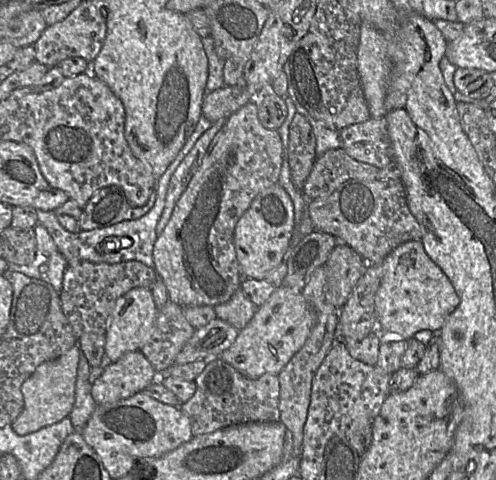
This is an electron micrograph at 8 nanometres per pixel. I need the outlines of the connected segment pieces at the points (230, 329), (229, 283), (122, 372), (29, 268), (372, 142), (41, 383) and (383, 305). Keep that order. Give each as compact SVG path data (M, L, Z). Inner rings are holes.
M218 318L211 320L195 330L177 355L174 364L179 365L218 357L232 345L238 334L239 330L231 324Z
M251 101L230 115L214 136L187 188L176 202L164 230L153 247L154 269L165 284L169 300L185 306L216 306L228 301L241 287L243 274L236 257L234 229L252 201L265 189L278 183L282 165L282 144L277 130L262 126L257 101Z
M141 350L130 351L123 354L118 360L110 362L91 386L91 395L99 405L113 403L129 398L145 390L151 383L158 379L159 373L154 369Z
M38 223L34 227L37 252L35 260L29 265L9 264L9 271L24 274L30 278L42 280L50 284L58 293L62 289L63 276L68 262L61 254L47 229ZM47 265L48 270L41 273L39 267Z
M384 117L350 125L339 134L342 149L356 161L382 169L394 160Z
M76 344L59 358L39 365L22 384L24 407L20 415L11 423L11 428L15 433L20 436L27 435L69 416L75 402L79 359L80 349Z
M410 240L392 250L382 262L382 278L375 296L380 334L408 340L421 330L438 334L460 298L448 277L427 255L421 240Z

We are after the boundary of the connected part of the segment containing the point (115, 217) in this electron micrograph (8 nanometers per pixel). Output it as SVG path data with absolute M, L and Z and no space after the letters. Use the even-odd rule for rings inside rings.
M117 185L97 190L80 216L80 229L87 231L119 223L124 220L135 220L145 215L156 200L156 185L152 189L148 201L139 207L133 207L126 199L123 189Z

